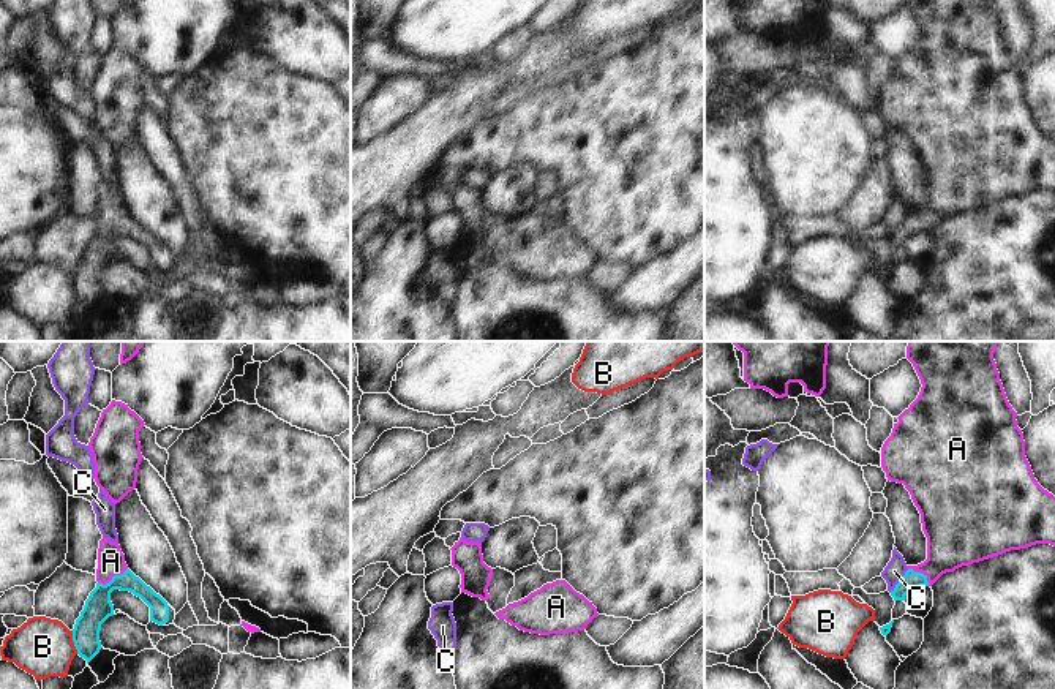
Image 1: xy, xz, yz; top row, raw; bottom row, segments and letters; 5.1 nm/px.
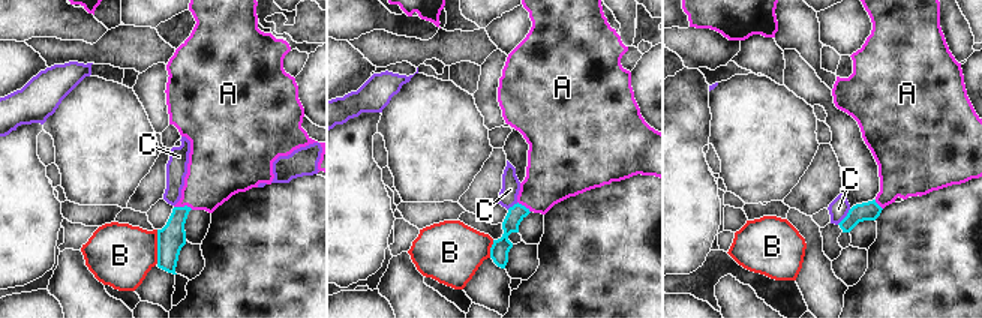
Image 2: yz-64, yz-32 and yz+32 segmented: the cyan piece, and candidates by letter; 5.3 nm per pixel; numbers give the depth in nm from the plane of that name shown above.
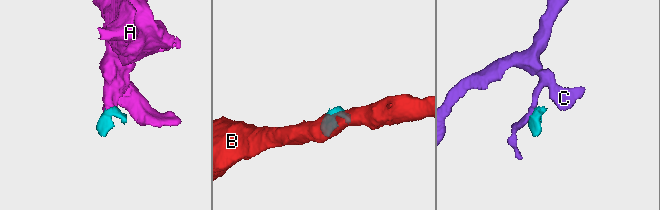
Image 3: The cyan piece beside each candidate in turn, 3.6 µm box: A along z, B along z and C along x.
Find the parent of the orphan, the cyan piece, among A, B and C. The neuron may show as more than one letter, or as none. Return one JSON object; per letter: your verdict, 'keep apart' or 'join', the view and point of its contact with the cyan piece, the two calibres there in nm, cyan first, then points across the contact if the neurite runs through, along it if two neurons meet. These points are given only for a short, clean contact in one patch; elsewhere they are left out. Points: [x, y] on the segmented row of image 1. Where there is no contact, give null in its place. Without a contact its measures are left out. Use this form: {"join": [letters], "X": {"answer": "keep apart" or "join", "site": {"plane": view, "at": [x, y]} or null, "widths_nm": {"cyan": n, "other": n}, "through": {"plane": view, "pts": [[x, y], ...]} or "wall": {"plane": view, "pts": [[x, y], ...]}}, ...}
{"join": ["A"], "A": {"answer": "join", "site": {"plane": "xy", "at": [112, 577]}, "widths_nm": {"cyan": 140, "other": 140}, "through": {"plane": "xy", "pts": [[98, 607], [101, 591], [112, 577], [111, 561]]}}, "B": {"answer": "keep apart", "site": {"plane": "xy", "at": [73, 640]}, "widths_nm": {"cyan": 140, "other": 300}, "wall": {"plane": "xy", "pts": [[71, 631], [71, 640], [78, 653]]}}, "C": {"answer": "keep apart", "site": {"plane": "yz", "at": [899, 582]}, "widths_nm": {"cyan": 90, "other": 100}, "wall": {"plane": "yz", "pts": [[907, 571], [889, 591]]}}}

